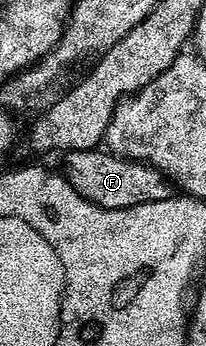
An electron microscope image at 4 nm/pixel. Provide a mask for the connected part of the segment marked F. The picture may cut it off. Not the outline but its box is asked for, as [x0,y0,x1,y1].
[62,147,173,208]

